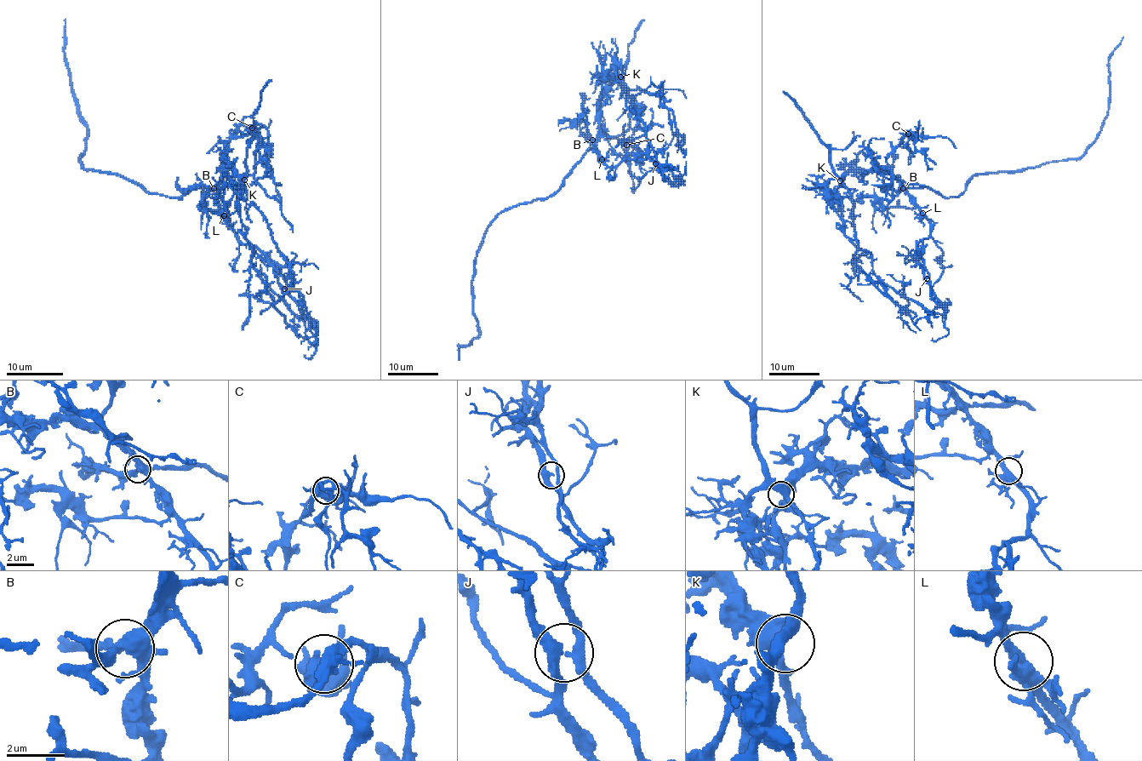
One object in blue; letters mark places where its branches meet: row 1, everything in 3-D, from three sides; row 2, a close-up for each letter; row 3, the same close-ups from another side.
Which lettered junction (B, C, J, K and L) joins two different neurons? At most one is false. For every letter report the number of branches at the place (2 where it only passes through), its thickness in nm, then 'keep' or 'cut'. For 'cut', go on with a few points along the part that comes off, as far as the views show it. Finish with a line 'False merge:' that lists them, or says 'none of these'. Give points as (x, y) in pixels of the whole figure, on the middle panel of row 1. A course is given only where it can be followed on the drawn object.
B: 5 | 400 nm | keep
C: 4 | 360 nm | keep
J: 4 | 280 nm | keep
K: 3 | 360 nm | keep
L: 5 | 400 nm | keep
False merge: none of these

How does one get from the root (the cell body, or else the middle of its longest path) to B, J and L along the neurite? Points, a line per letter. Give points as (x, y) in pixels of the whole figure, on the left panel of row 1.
B: (186, 192), (195, 187), (214, 188)
J: (186, 192), (195, 187), (212, 187), (216, 191), (216, 205), (235, 237), (273, 267), (277, 282), (284, 288)
L: (186, 192), (195, 187), (212, 187), (216, 191), (216, 205), (224, 215)

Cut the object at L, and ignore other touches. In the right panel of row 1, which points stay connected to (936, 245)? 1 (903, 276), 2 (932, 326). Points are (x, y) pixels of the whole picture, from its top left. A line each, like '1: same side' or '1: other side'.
1: other side
2: other side

